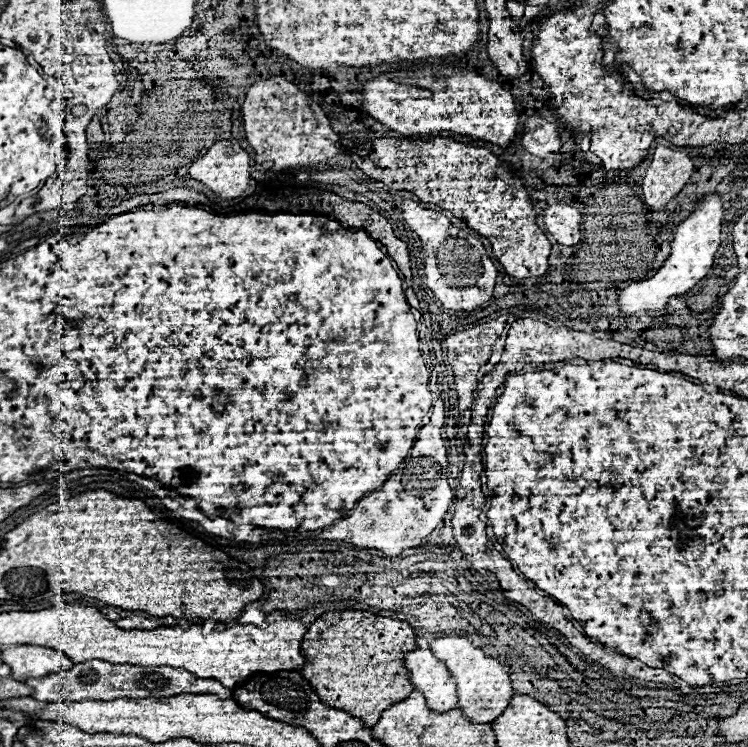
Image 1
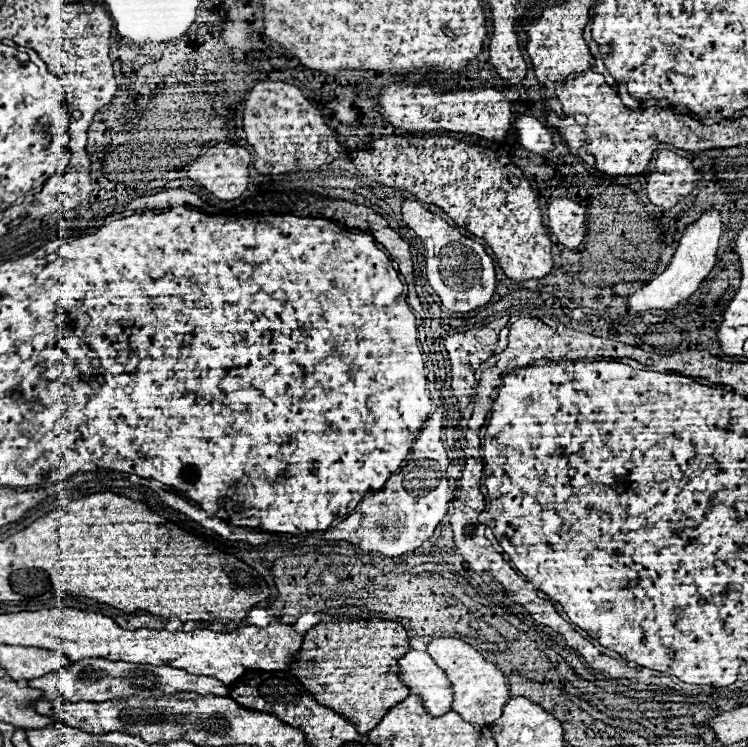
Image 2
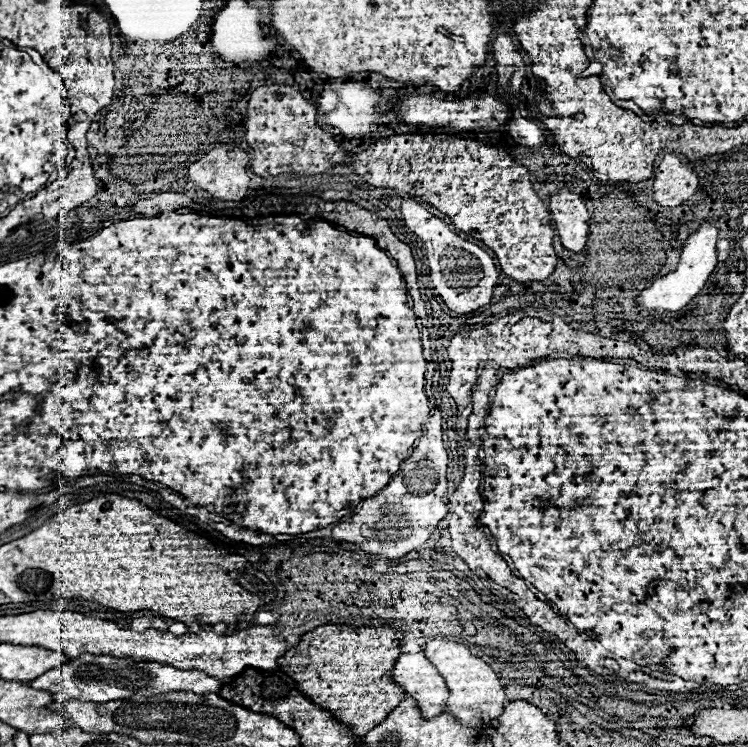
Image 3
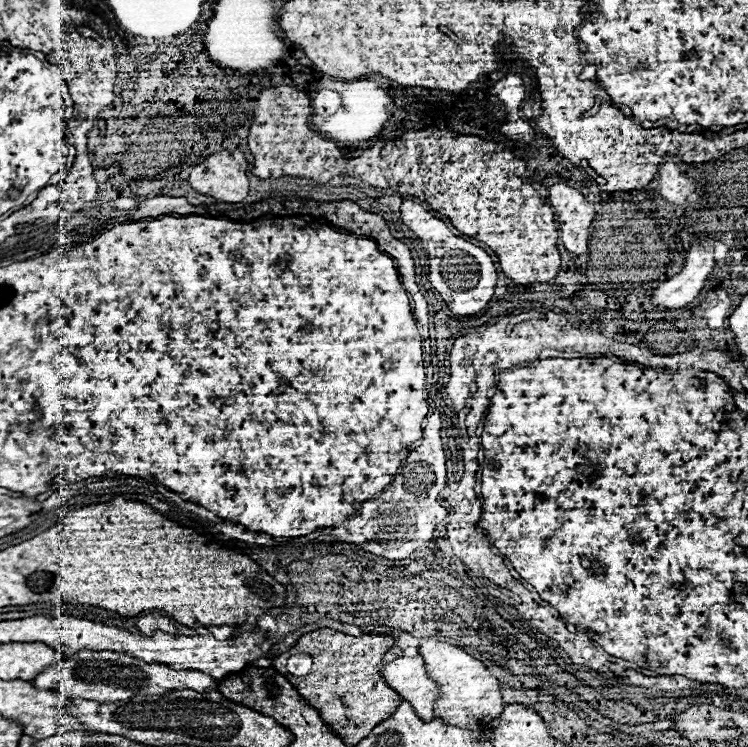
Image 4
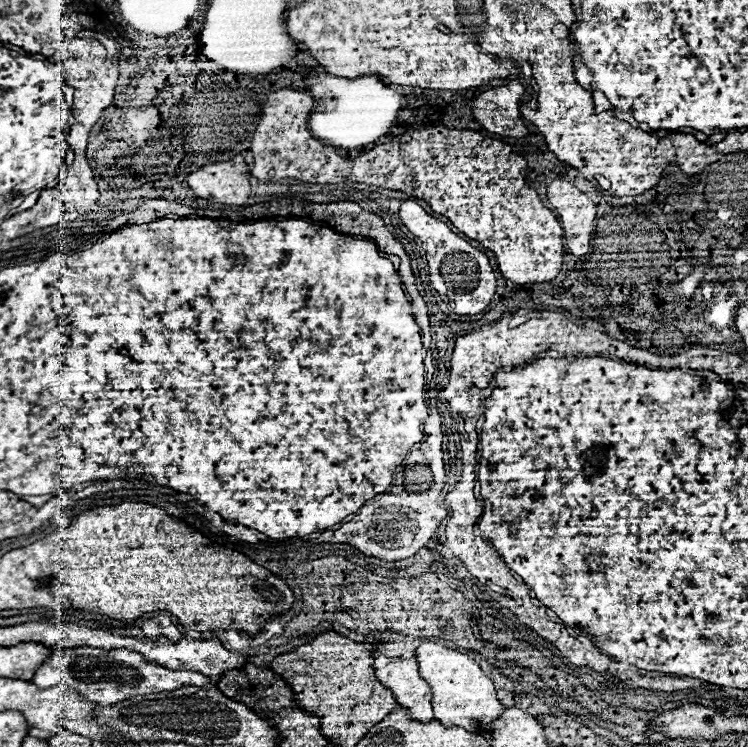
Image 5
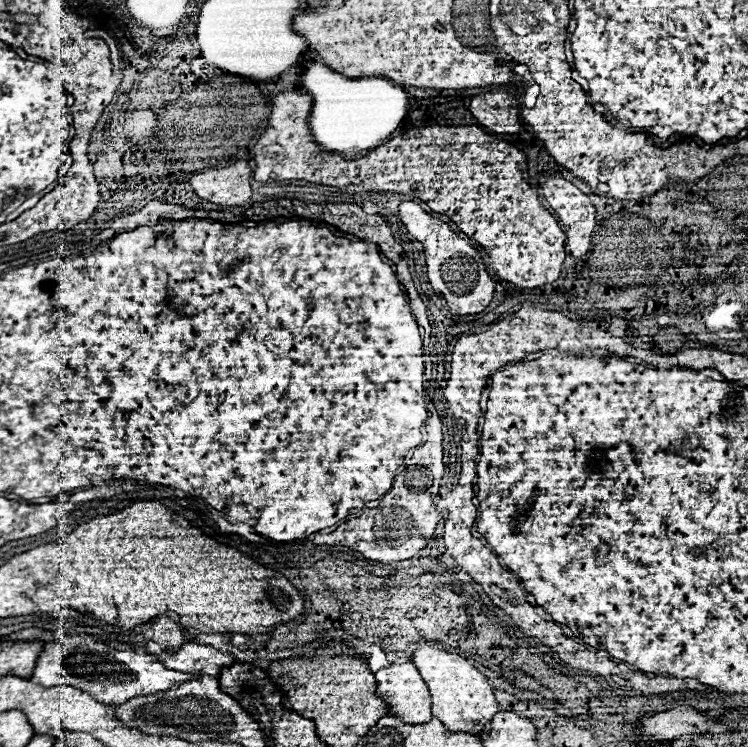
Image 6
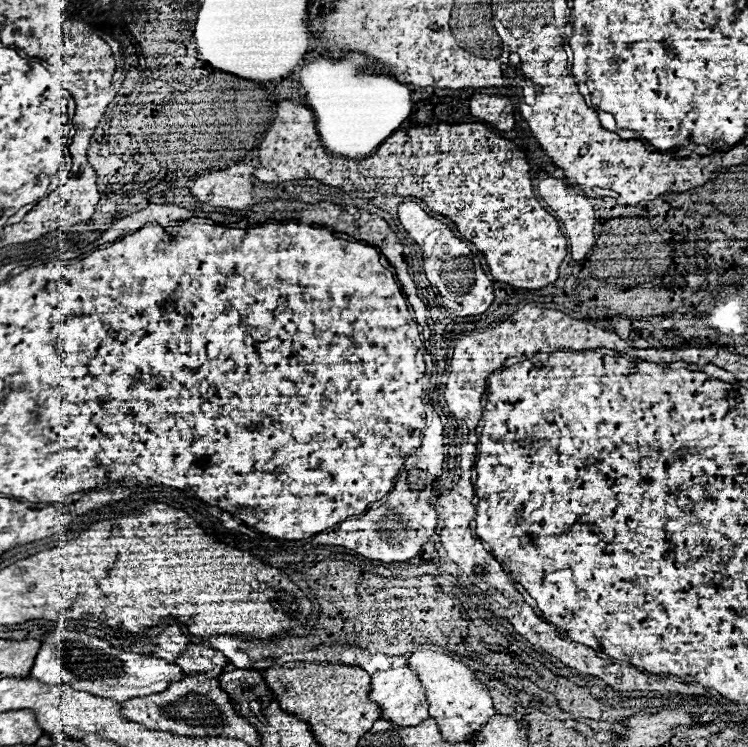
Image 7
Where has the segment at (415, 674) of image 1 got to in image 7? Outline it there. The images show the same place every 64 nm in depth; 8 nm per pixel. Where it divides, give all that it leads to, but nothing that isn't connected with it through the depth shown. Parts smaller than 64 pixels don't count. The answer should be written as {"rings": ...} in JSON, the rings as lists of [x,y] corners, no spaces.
{"rings":[[[408,666],[390,668],[390,670],[384,670],[384,672],[372,674],[370,700],[374,700],[380,706],[380,710],[382,710],[380,718],[386,718],[386,720],[390,720],[398,726],[416,726],[416,724],[424,722],[426,718],[430,718],[424,688]]]}

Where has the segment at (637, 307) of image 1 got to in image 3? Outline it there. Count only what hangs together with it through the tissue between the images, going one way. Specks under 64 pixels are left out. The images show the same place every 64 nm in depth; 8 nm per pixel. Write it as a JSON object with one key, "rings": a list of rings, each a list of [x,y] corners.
{"rings":[[[702,222],[702,226],[686,240],[682,254],[680,254],[680,264],[674,272],[658,278],[650,288],[642,290],[638,296],[638,306],[640,308],[660,308],[668,312],[676,312],[684,308],[694,296],[700,294],[704,288],[706,280],[716,268],[716,240],[718,240],[718,228],[710,222]]]}

